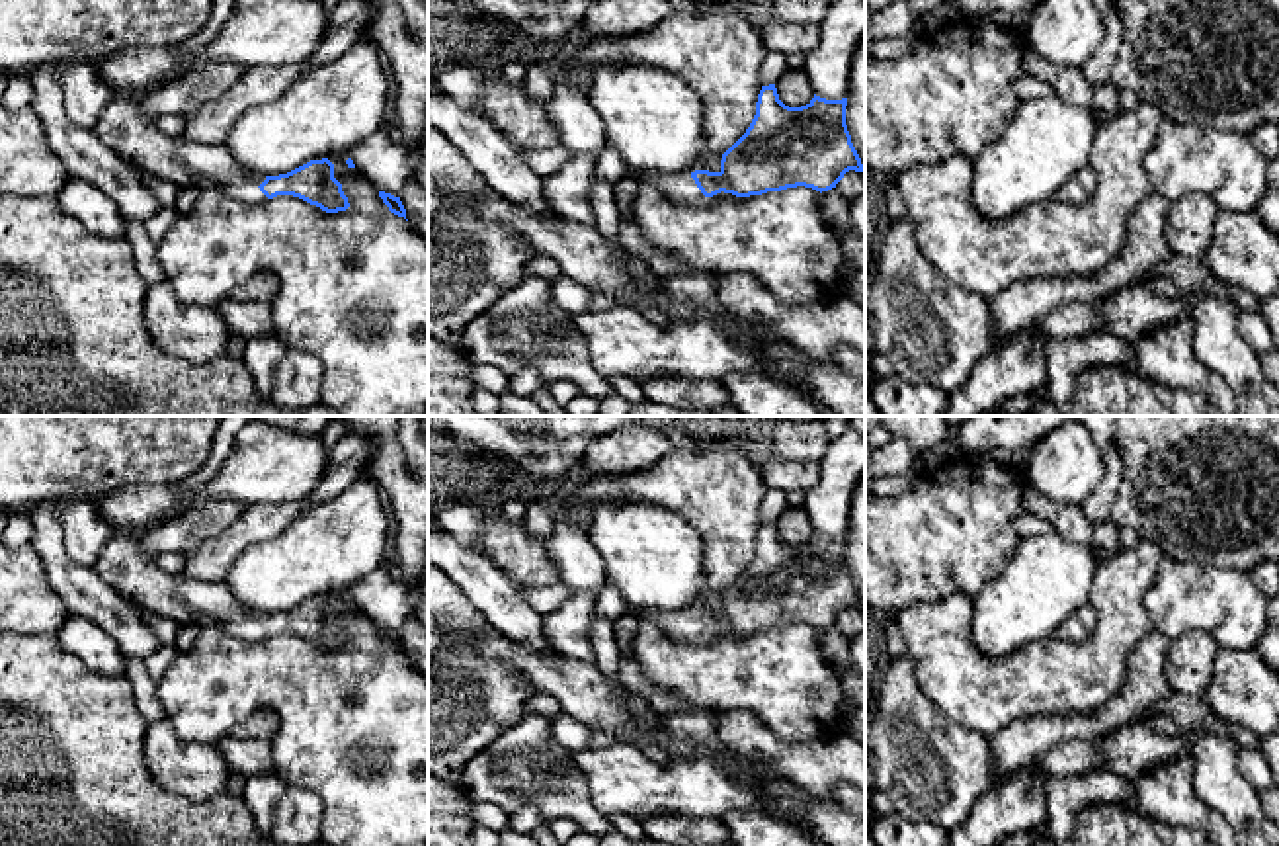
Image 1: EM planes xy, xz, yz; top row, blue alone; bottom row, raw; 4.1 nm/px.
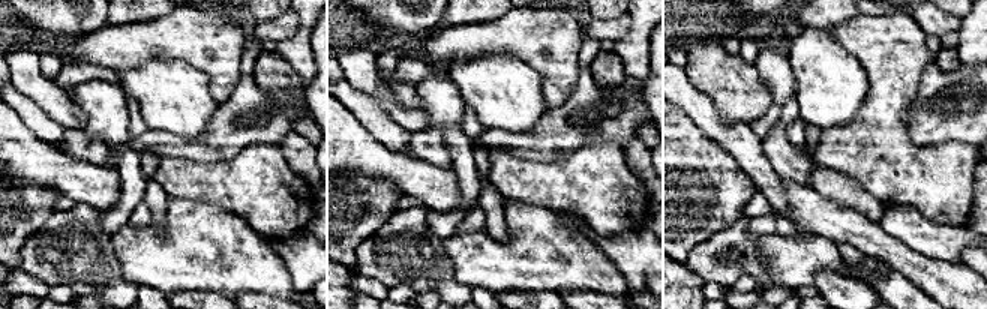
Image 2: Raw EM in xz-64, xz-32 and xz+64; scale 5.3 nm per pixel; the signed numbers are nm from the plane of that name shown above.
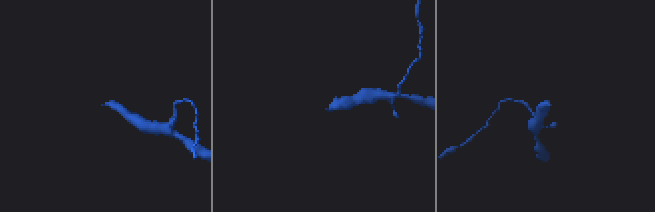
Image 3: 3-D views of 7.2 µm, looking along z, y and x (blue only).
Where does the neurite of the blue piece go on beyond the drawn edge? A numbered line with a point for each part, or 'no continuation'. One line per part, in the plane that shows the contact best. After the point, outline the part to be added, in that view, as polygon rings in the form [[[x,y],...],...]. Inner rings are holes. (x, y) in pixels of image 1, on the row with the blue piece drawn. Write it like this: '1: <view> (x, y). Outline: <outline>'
1: xz (682, 188). Outline: [[[689,168],[678,174],[662,174],[662,172],[648,172],[648,174],[635,174],[637,186],[648,184],[658,188],[668,197],[672,197],[680,205],[713,205],[715,197],[705,197],[697,188],[691,174],[699,168]]]

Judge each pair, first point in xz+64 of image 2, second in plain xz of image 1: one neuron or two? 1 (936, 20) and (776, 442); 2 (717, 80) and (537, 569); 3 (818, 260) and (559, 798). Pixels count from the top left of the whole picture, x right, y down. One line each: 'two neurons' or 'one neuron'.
1: two neurons
2: one neuron
3: two neurons

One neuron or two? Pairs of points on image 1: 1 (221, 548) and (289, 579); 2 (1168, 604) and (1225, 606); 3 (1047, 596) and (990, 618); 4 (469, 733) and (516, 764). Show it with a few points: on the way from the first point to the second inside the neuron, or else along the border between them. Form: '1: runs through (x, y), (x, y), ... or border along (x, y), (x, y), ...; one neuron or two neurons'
1: border along (280, 532), (248, 546), (221, 581); two neurons
2: runs through (1182, 604), (1211, 604); one neuron
3: runs through (1033, 596), (1004, 618); one neuron
4: border along (522, 716), (467, 762), (461, 784); two neurons

